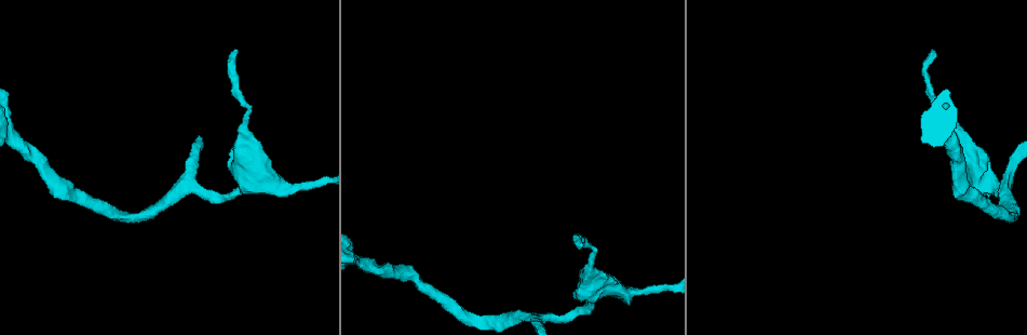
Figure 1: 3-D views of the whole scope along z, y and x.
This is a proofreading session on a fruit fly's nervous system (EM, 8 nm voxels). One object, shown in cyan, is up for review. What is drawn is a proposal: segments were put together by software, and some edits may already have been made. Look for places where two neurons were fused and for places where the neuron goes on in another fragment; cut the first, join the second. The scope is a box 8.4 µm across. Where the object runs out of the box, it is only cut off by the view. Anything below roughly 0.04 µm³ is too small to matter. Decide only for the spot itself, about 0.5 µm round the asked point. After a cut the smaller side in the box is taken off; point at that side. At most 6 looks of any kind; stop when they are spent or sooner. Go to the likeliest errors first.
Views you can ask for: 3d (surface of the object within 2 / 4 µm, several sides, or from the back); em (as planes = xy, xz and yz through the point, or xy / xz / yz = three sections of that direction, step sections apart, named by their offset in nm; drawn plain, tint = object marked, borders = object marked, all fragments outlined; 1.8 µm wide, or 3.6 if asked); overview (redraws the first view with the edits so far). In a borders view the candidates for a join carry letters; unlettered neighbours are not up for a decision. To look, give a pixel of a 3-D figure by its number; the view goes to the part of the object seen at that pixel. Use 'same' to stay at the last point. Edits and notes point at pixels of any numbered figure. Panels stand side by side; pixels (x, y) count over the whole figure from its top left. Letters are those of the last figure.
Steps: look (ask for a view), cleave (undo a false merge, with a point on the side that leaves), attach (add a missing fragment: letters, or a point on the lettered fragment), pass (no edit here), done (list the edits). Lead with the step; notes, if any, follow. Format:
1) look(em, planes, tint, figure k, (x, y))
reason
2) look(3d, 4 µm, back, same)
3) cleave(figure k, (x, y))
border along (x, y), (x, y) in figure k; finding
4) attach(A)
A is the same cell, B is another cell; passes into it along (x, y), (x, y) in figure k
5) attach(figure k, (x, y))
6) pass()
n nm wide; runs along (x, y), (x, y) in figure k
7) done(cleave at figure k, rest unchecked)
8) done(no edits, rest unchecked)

look(3d, 2 µm, figure 1, (236, 49))
thin end

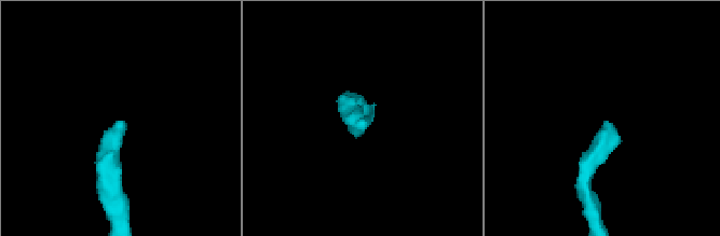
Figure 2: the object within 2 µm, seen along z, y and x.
look(em, planes, borders, figure 2, (612, 124))
now the EM

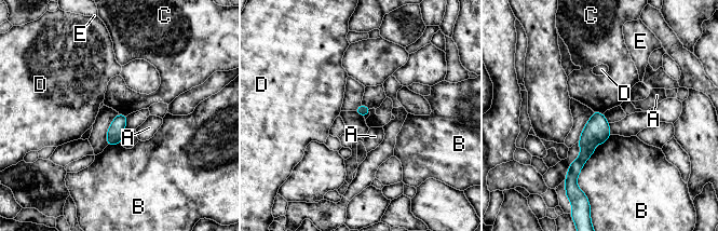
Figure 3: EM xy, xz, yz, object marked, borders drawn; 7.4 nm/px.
pass()
A, B, C, D and E are other cells; none of them fits

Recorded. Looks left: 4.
look(em, 3.6 µm, yz, step 16, tint, figure 1, (519, 318))
three-way junction

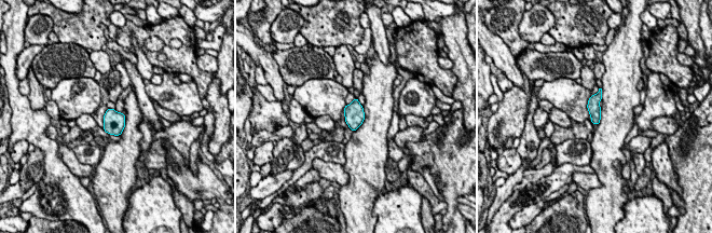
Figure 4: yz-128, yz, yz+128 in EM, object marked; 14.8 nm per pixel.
look(em, 3.6 µm, planes, borders, same)
cut it another way

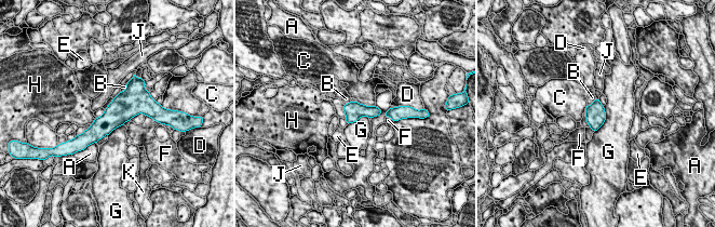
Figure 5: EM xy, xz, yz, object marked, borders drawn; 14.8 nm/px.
pass()
A, B, C, D, E, F, G, H, J and K are other cells; border along (604, 106), (605, 121), (594, 132) in figure 5; continuous, no second neuron

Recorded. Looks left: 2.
done(no edits, rest unchecked)

